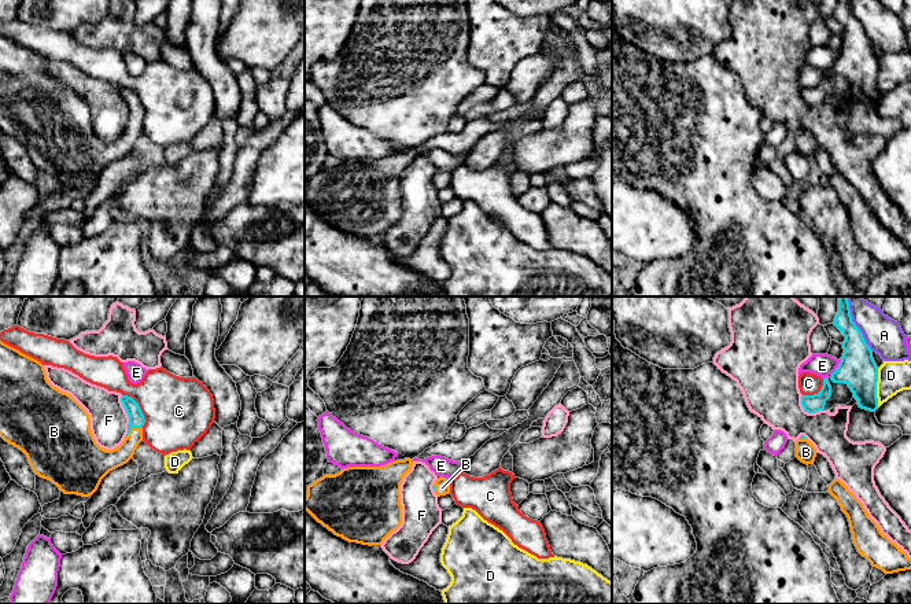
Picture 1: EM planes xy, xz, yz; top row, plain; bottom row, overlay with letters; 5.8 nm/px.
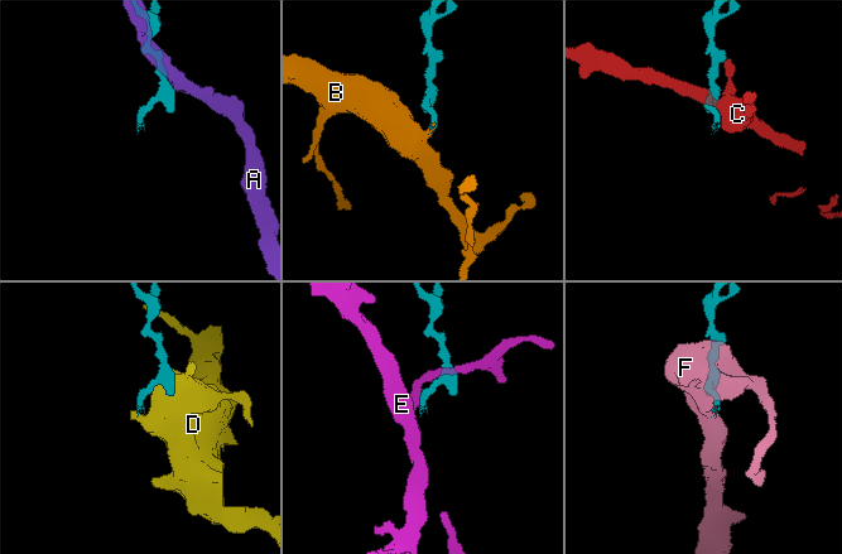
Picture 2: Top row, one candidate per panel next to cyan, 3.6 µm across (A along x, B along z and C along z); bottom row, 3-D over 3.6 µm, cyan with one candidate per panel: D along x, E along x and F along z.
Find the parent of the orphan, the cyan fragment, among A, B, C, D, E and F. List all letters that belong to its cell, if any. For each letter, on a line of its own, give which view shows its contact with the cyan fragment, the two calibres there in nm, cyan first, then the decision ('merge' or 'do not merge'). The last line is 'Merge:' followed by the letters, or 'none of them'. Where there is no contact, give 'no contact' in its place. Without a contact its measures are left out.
A: yz | 220/220 nm | do not merge
B: xy | 100/130 nm | merge
C: xy | 100/400 nm | do not merge
D: yz | 220/190 nm | do not merge
E: yz | 220/130 nm | do not merge
F: xy | 100/220 nm | do not merge
Merge: B

